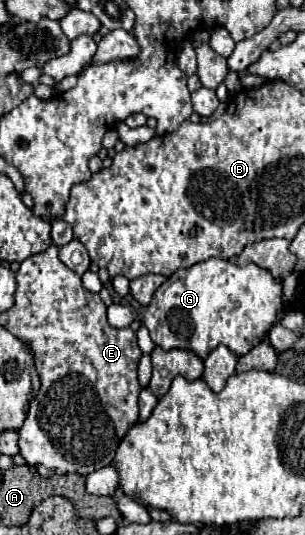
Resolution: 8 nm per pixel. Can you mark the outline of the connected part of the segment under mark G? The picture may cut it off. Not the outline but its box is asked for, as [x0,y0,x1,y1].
[145,259,287,359]

